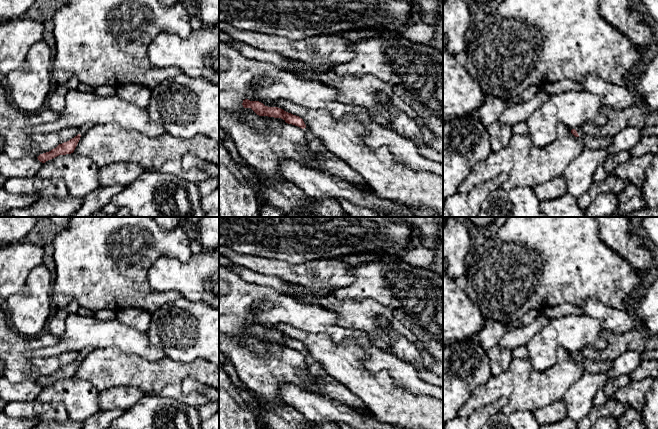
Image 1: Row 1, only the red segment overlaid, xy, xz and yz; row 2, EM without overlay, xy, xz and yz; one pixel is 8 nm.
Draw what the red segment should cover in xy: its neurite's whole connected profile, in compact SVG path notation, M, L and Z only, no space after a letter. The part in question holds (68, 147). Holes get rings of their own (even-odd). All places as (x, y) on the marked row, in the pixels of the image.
M85 124L79 128L79 134L74 138L70 139L67 142L59 144L56 148L52 149L49 152L40 154L37 158L40 162L45 163L48 160L51 160L59 155L71 154L74 152L80 137L85 135L88 129L92 126L92 124Z

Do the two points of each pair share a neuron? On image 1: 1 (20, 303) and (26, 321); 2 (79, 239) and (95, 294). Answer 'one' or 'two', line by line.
1: one
2: one

